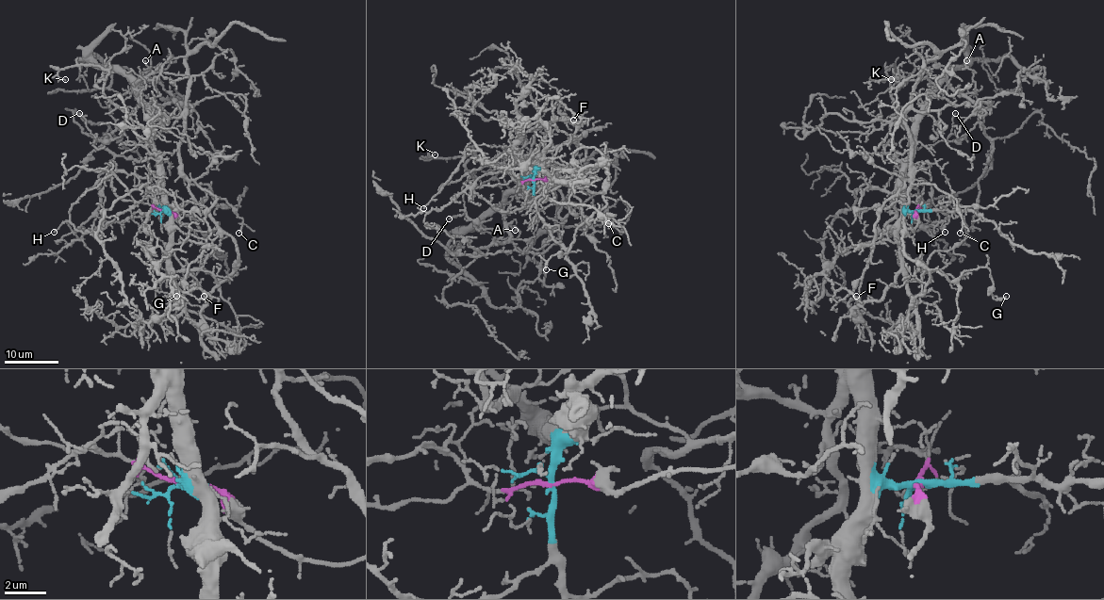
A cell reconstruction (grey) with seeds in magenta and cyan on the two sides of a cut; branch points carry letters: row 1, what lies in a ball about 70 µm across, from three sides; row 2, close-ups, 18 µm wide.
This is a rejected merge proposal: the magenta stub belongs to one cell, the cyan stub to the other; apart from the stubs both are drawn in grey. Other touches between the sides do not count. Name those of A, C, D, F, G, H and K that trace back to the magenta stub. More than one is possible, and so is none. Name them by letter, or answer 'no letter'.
C, G

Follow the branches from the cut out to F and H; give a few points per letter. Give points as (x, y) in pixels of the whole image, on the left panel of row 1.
F: (163, 211), (159, 188), (144, 227), (150, 235), (147, 257), (184, 292), (201, 287), (210, 299), (204, 296)
H: (163, 211), (162, 185), (156, 172), (140, 178), (114, 171), (89, 188), (71, 207), (70, 219), (54, 232)

